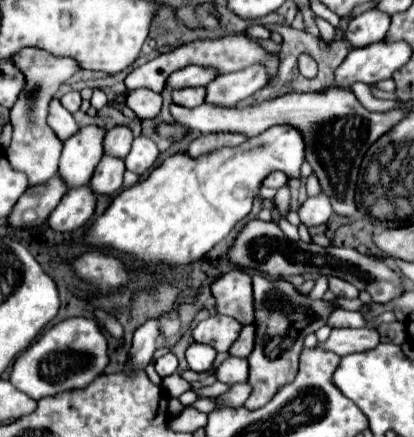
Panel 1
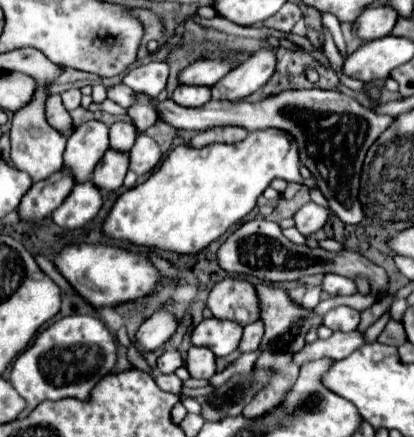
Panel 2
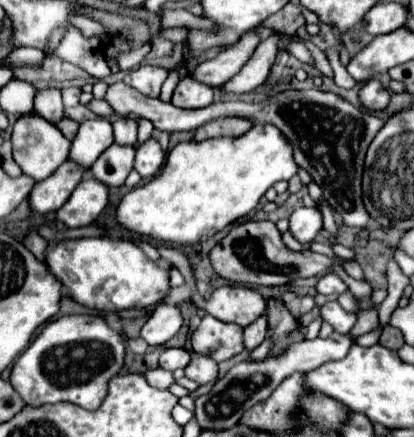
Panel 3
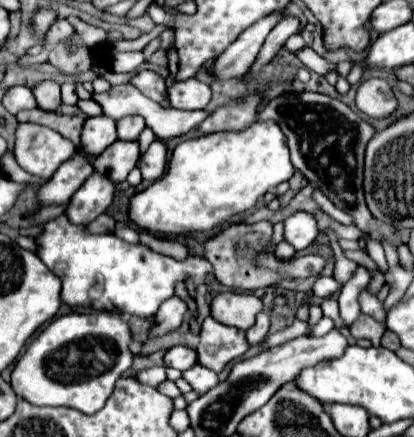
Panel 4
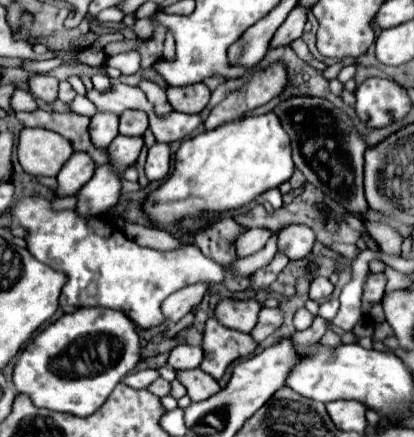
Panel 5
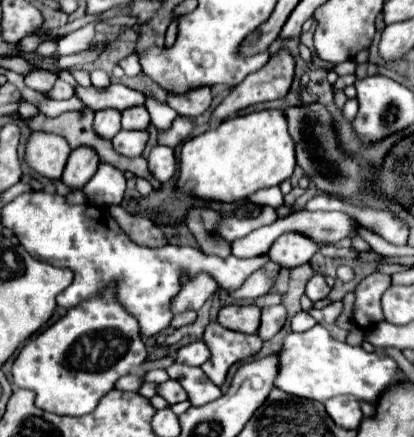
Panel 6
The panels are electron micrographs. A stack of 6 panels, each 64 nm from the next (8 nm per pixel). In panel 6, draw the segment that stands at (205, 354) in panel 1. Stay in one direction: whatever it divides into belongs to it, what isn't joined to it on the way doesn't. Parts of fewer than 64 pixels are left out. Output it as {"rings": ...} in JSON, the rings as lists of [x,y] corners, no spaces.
{"rings":[[[174,362],[172,366],[166,368],[166,372],[168,372],[170,380],[180,382],[180,386],[188,392],[188,398],[190,398],[192,406],[204,406],[204,404],[222,396],[220,388],[216,388],[216,384],[212,384],[200,368],[184,366],[184,364]]]}

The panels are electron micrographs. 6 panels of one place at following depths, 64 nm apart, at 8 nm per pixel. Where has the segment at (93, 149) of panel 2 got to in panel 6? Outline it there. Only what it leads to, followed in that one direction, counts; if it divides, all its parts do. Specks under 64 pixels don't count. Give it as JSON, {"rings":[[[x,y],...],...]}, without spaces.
{"rings":[[[108,108],[108,110],[100,110],[96,112],[96,118],[94,118],[94,128],[100,136],[104,138],[112,138],[116,136],[116,132],[120,132],[120,116],[122,112],[116,110],[116,108]]]}

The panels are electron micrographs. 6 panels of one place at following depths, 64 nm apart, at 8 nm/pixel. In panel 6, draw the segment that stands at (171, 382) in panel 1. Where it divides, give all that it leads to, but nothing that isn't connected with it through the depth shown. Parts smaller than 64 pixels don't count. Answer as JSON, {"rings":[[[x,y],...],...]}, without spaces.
{"rings":[[[136,374],[122,376],[122,378],[114,384],[114,388],[116,388],[116,390],[122,390],[122,392],[136,392],[140,386],[142,386],[142,378],[136,376]]]}

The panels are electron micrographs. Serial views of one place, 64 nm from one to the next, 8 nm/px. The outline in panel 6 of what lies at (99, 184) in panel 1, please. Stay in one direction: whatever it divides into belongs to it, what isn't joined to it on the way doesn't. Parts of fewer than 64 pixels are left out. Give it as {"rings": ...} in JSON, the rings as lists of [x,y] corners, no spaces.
{"rings":[[[120,130],[112,138],[114,150],[122,156],[128,156],[128,158],[140,156],[146,142],[148,142],[148,130]]]}

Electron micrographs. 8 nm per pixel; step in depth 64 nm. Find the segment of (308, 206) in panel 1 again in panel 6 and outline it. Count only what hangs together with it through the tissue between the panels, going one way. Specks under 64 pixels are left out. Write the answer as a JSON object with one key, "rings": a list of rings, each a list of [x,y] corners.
{"rings":[[[284,234],[280,236],[272,248],[268,250],[268,256],[272,262],[280,264],[282,268],[296,268],[302,264],[308,264],[310,258],[316,254],[318,246],[312,244],[312,240],[300,236],[300,234]]]}

